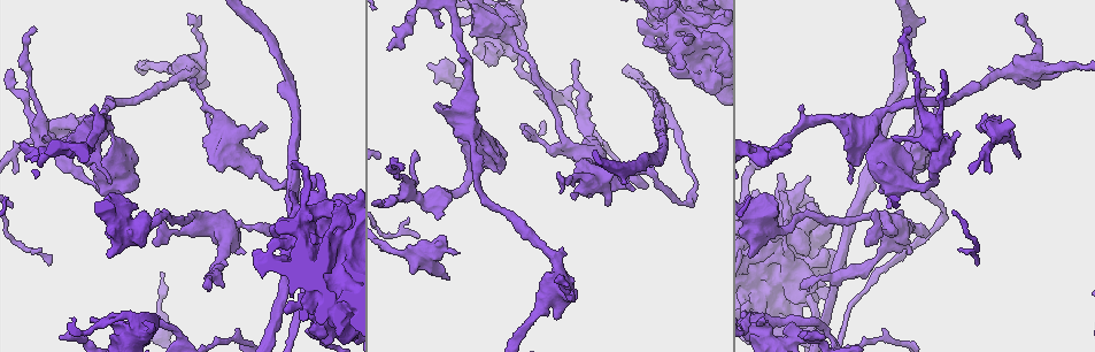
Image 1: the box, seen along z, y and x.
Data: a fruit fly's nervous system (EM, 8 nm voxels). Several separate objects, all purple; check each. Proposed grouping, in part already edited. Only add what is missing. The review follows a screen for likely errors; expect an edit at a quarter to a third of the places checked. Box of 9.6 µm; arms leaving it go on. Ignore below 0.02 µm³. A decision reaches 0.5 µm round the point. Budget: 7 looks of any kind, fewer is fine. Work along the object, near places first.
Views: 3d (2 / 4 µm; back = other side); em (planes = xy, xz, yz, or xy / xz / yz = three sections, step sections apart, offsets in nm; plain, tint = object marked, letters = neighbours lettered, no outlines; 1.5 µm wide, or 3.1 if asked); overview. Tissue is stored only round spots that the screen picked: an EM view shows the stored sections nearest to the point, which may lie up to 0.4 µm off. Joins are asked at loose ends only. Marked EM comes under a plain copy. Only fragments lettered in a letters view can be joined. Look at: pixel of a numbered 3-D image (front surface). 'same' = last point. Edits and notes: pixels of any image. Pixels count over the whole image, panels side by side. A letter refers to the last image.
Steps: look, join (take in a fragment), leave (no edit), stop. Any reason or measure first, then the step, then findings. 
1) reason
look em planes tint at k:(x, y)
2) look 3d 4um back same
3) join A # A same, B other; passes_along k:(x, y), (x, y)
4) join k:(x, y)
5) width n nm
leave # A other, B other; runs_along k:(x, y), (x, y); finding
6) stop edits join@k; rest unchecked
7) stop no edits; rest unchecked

free end
look 3d 2um at 1:(559, 174)

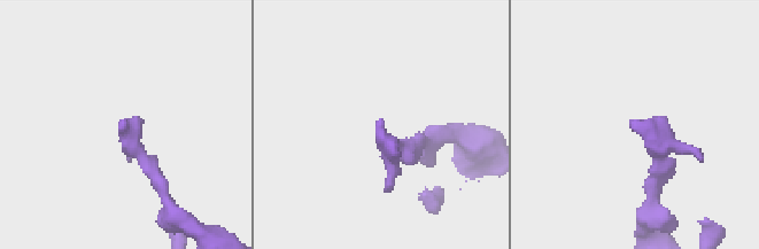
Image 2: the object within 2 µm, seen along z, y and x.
look em planes letters at 2:(122, 119)

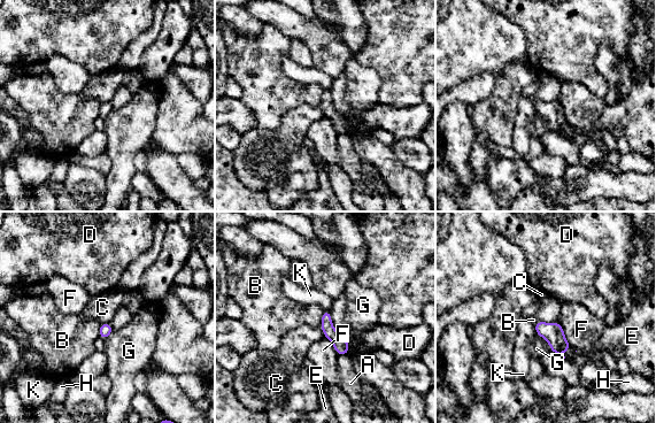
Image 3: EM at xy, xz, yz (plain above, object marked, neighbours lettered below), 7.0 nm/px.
leave # A other, B other, C other, D other, E other, F other, G other, H other, K other; border 3:(538, 320), (558, 323); no lettered fragment goes on from it

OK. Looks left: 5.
branch stops here
look 3d 2um back at 1:(632, 189)

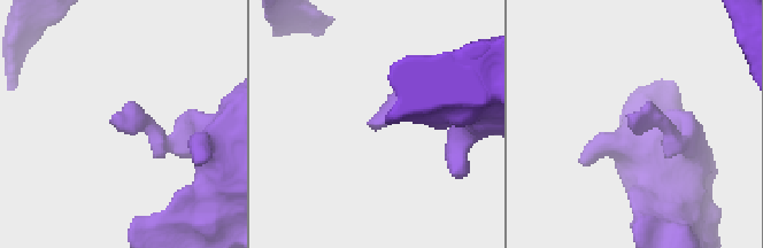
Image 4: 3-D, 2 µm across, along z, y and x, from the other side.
look em planes letters at 4:(113, 118)

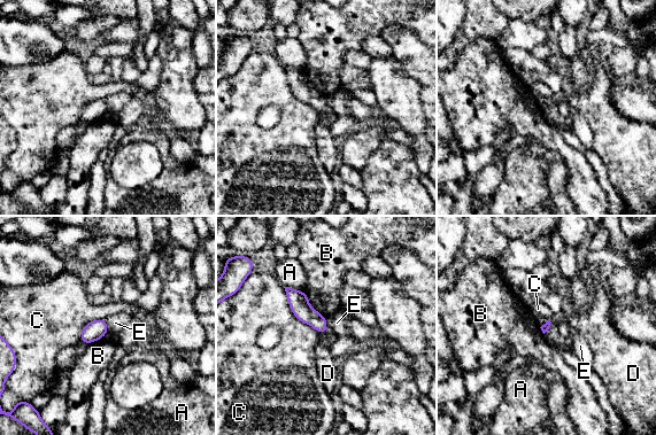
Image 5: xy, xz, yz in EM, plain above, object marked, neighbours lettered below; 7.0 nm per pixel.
leave # A other, B other, C other, D other, E other; border 5:(103, 319), (109, 328); no lettered fragment goes on from it

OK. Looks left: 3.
branch stops here
look em planes tint at 1:(647, 185)

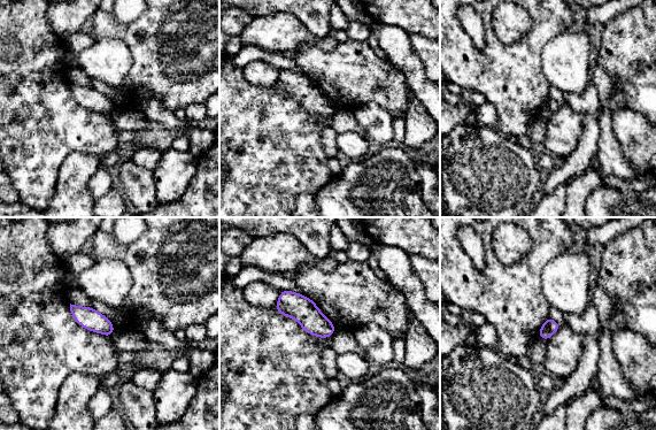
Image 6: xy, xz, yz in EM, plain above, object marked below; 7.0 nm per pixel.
see the neighbours
look em planes letters same

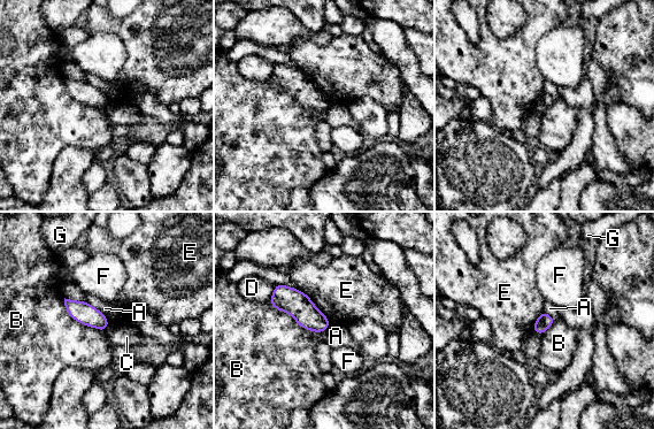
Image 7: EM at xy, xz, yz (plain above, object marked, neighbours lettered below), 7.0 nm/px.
width 110 nm
leave # A other, B other, C other, D other, E other, F other, G other; border 7:(85, 301), (94, 306), (109, 322); no lettered fragment goes on from it

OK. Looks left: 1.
stop no edits; rest unchecked

